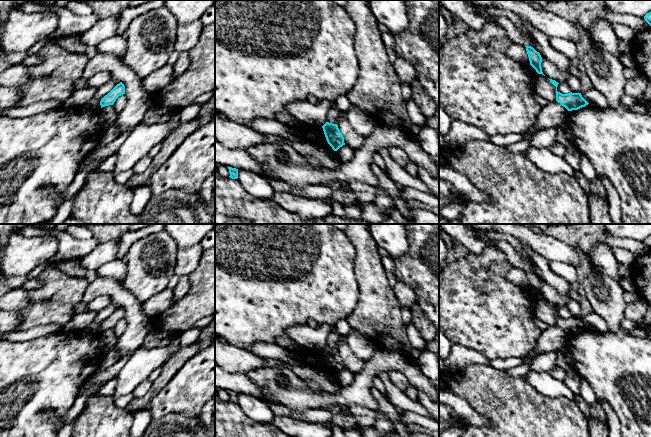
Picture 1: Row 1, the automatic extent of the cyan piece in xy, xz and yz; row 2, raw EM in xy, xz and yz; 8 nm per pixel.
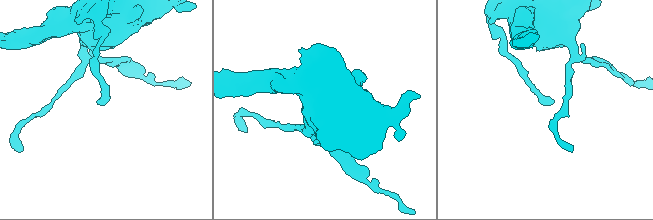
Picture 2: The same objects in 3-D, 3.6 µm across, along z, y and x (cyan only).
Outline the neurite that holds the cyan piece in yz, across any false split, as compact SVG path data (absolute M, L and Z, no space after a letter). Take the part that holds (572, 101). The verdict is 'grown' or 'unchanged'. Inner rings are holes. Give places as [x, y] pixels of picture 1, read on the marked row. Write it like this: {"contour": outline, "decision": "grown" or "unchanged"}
{"contour": "M549 79L550 82L556 87L556 101L565 107L568 111L578 110L585 107L589 103L582 97L581 93L568 93L562 94L557 91L558 82Z", "decision": "unchanged"}

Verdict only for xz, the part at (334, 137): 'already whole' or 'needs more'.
already whole

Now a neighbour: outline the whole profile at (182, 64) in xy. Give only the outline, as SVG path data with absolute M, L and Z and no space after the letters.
M187 51L179 52L179 57L173 65L174 77L183 74L190 65L190 55Z

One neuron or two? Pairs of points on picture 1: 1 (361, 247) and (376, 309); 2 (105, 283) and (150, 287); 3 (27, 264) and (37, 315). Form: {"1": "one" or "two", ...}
{"1": "one", "2": "two", "3": "two"}

